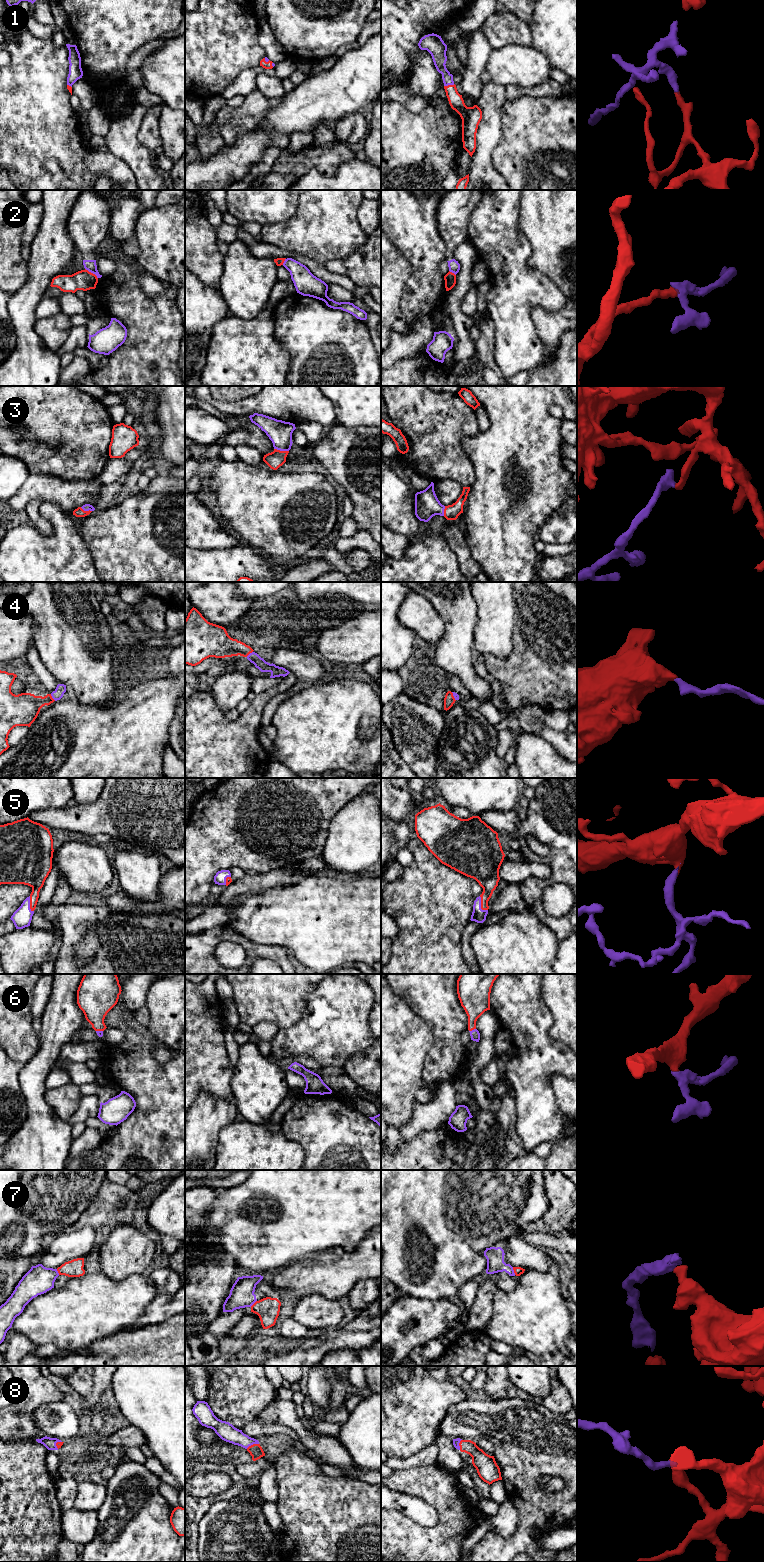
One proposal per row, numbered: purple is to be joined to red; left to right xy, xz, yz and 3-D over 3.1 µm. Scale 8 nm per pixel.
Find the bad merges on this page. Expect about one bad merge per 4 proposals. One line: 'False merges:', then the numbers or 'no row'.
False merges: 2, 7

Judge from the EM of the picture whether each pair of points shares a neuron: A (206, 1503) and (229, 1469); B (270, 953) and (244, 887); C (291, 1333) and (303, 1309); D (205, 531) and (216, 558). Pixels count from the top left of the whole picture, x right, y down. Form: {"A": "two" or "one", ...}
{"A": "one", "B": "two", "C": "two", "D": "two"}

